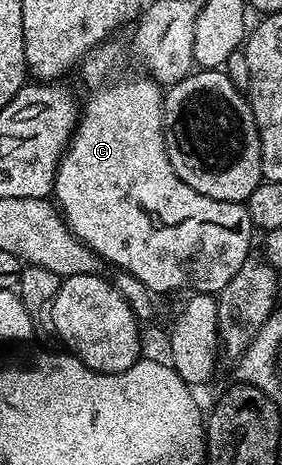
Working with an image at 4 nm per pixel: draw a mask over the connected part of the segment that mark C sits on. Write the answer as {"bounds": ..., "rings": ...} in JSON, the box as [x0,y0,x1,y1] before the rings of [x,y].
{"bounds":[52,50,255,293],"rings":[[[102,50],[92,57],[86,58],[80,64],[79,72],[89,83],[101,83],[89,95],[89,100],[84,100],[79,111],[77,127],[73,131],[73,138],[65,148],[65,155],[61,164],[57,166],[57,176],[53,182],[52,198],[64,217],[66,225],[76,239],[89,246],[98,257],[106,264],[114,263],[114,268],[134,275],[143,285],[147,285],[150,292],[157,291],[185,291],[184,293],[216,293],[239,273],[245,259],[250,258],[249,246],[253,243],[255,228],[251,221],[251,213],[245,203],[232,203],[231,201],[215,201],[215,197],[203,197],[203,193],[195,193],[191,185],[187,185],[177,174],[165,152],[165,109],[163,106],[163,87],[156,79],[148,74],[129,75],[124,69],[117,67],[117,59],[111,52]]]}

